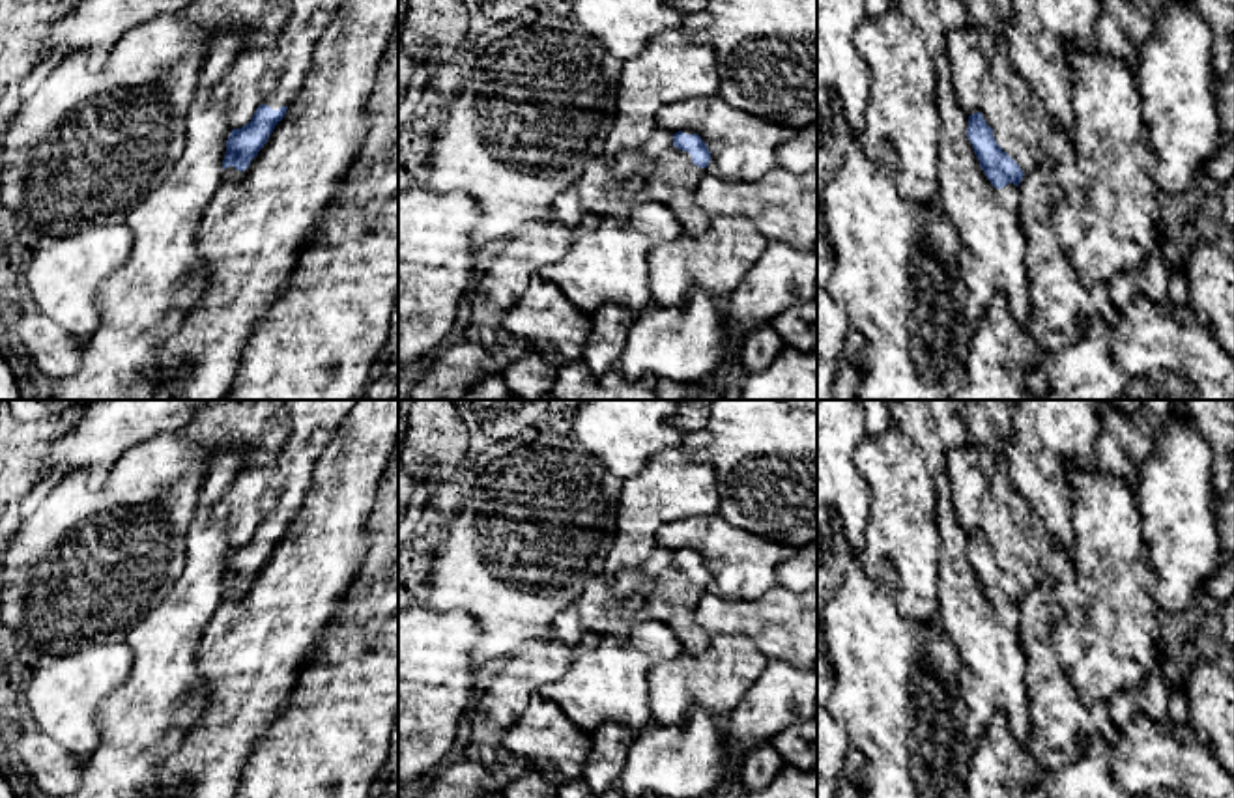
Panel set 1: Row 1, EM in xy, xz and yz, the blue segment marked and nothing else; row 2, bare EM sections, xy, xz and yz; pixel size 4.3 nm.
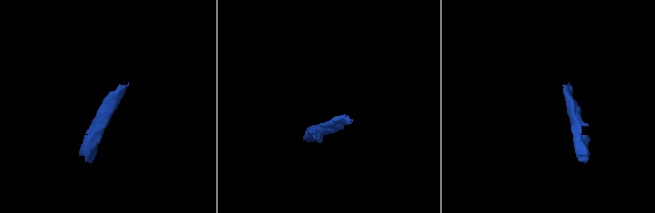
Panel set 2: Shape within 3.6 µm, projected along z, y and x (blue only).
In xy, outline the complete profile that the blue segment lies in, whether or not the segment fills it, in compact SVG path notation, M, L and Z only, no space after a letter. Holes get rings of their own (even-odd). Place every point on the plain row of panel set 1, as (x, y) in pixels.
M284 400L280 411L288 422L288 439L275 477L260 499L260 525L247 544L232 548L222 589L228 585L247 589L264 566L297 516L312 484L312 469L353 404L355 400Z

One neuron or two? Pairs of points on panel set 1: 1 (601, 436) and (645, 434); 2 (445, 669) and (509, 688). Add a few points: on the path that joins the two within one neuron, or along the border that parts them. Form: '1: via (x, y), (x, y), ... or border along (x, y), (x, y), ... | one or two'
1: via (612, 434), (634, 434) | one
2: border along (483, 679), (466, 714) | two

